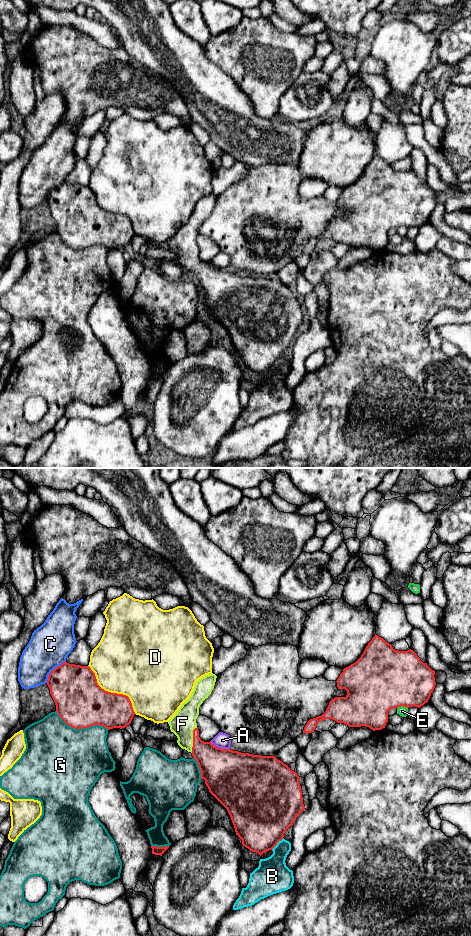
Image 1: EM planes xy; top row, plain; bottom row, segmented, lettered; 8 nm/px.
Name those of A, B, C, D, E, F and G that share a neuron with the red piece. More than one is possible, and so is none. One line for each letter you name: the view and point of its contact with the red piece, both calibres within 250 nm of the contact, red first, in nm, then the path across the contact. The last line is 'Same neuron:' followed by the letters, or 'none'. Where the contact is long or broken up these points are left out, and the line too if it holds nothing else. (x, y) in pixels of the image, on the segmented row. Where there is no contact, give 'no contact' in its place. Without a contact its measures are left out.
F: contact xy (193, 739); calibres 240 and 200 nm; way xy (213, 762), (193, 739), (182, 724)
Same neuron: F

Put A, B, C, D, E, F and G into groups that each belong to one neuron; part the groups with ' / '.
A / B / C / D / E / F / G

